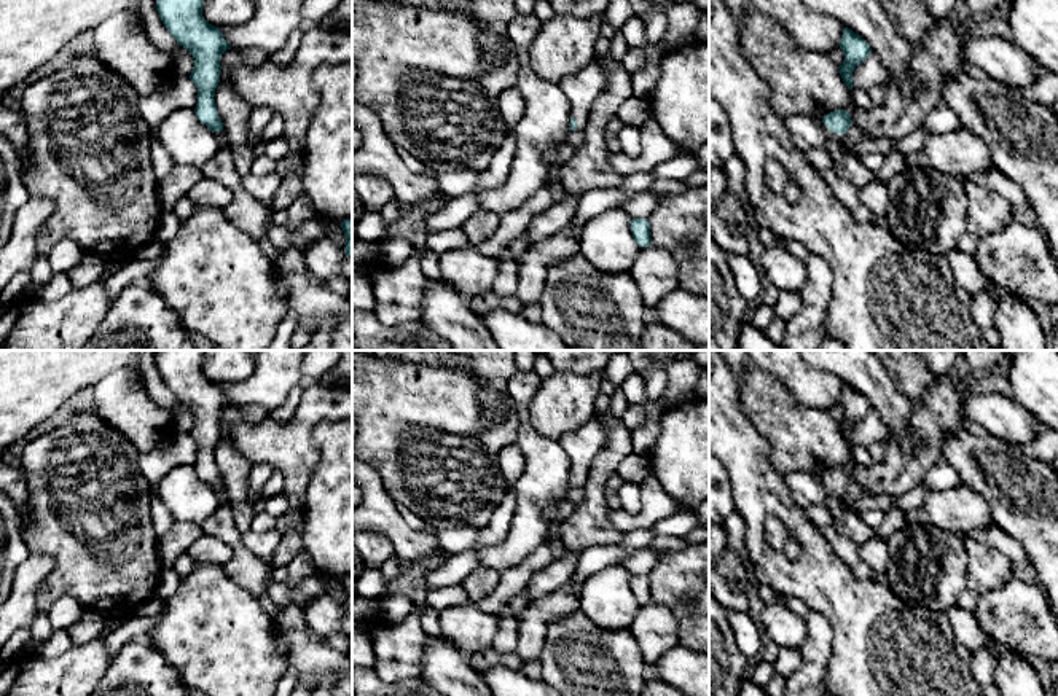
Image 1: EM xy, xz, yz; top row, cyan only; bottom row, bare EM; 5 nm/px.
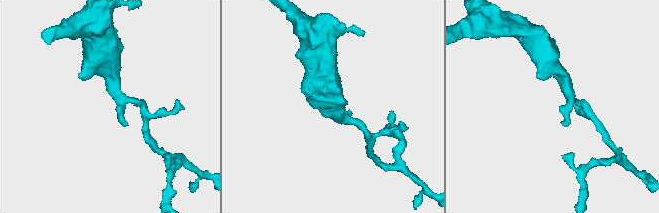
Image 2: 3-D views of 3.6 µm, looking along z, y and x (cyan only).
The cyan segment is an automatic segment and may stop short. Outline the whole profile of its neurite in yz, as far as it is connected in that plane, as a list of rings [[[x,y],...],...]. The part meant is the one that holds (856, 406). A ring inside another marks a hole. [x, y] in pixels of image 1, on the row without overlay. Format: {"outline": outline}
{"outline": [[[844,384],[840,405],[844,411],[844,419],[838,424],[844,441],[852,448],[852,428],[872,409],[870,401],[851,385]]]}

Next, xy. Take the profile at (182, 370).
{"outline": [[[155,350],[155,357],[166,385],[194,416],[190,436],[198,444],[198,476],[212,489],[223,487],[214,452],[220,440],[220,414],[231,403],[220,385],[204,376],[204,350]]]}

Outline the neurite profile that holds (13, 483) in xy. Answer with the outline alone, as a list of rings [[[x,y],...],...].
[[[0,459],[0,489],[21,510],[29,502],[29,487],[24,470],[19,465],[6,465]]]

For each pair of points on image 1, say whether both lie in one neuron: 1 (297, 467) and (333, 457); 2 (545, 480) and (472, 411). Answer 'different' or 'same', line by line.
1: different
2: different

